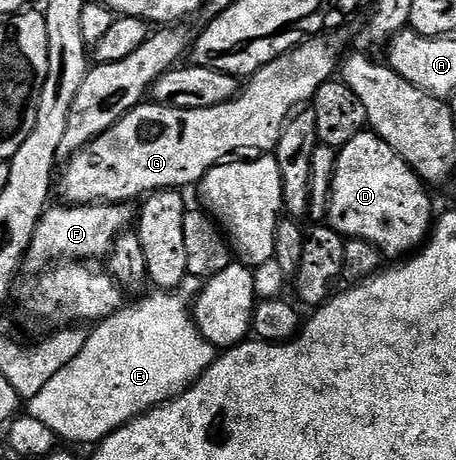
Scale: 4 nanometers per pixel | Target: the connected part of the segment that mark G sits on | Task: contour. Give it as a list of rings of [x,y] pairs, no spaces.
[[[333,38],[306,39],[291,51],[267,62],[267,66],[253,73],[246,83],[250,84],[246,88],[244,85],[234,100],[223,102],[223,106],[211,106],[207,110],[179,110],[152,102],[138,104],[123,119],[115,122],[115,126],[96,136],[74,156],[68,157],[69,169],[65,173],[62,171],[59,176],[59,192],[61,188],[70,205],[129,204],[162,190],[185,190],[188,184],[200,185],[215,165],[224,164],[238,154],[272,153],[294,111],[308,105],[316,91],[334,79],[339,60],[337,44],[329,39]]]

